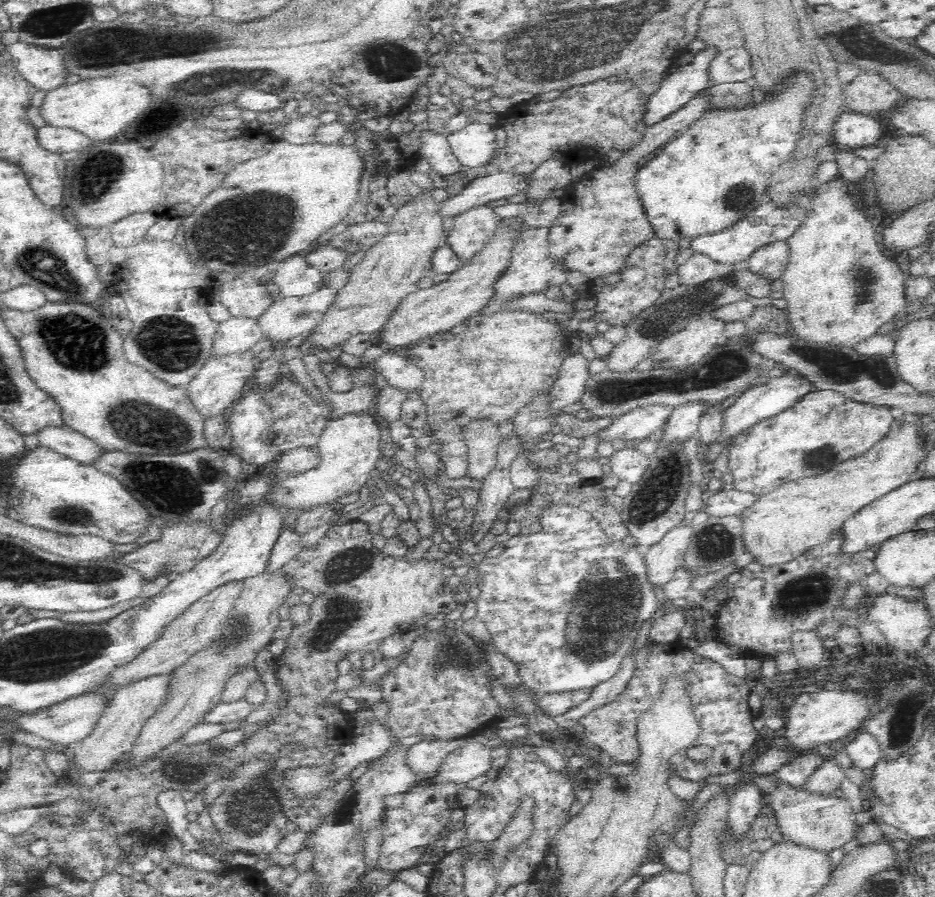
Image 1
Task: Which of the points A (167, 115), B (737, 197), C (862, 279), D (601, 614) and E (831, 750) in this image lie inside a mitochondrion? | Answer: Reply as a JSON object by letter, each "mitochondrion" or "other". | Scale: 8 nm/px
{"A":"mitochondrion","B":"mitochondrion","C":"mitochondrion","D":"mitochondrion","E":"other"}

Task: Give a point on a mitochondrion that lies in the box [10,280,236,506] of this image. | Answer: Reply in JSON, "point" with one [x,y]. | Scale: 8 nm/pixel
{"point":[146,427]}

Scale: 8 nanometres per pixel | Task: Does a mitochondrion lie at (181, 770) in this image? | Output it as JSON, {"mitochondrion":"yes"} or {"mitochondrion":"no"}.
{"mitochondrion":"yes"}

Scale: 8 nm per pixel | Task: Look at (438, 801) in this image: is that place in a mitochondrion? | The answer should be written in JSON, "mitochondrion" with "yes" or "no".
{"mitochondrion":"no"}

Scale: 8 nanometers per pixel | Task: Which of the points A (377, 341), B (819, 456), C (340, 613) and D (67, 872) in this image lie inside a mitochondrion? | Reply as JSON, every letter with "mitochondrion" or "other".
{"A":"other","B":"mitochondrion","C":"mitochondrion","D":"other"}

